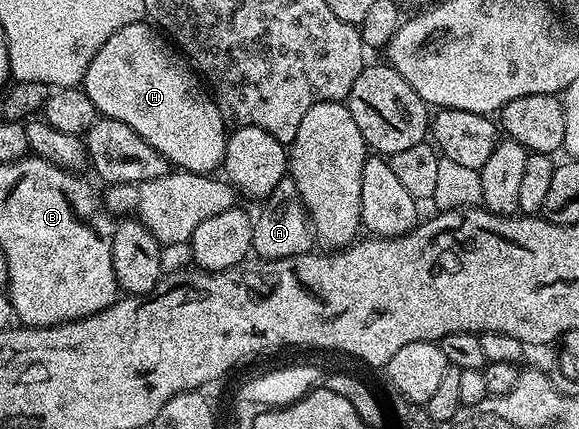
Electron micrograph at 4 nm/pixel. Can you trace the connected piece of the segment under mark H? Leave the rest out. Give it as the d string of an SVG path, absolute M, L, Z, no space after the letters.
M144 21L131 23L112 34L87 67L82 86L101 116L130 126L169 164L200 174L209 174L223 164L228 127L215 99L191 64L151 24Z

